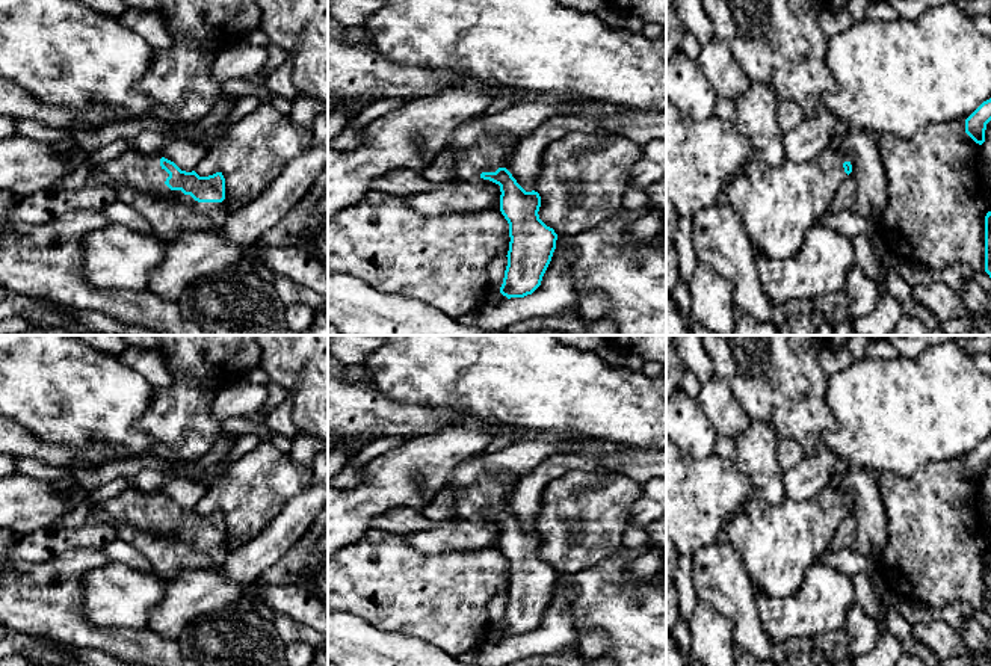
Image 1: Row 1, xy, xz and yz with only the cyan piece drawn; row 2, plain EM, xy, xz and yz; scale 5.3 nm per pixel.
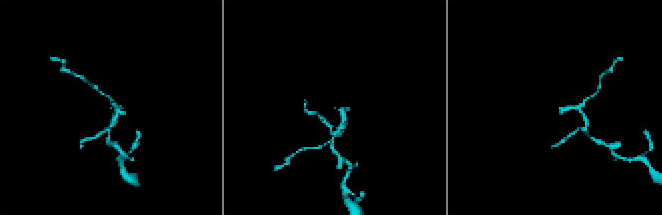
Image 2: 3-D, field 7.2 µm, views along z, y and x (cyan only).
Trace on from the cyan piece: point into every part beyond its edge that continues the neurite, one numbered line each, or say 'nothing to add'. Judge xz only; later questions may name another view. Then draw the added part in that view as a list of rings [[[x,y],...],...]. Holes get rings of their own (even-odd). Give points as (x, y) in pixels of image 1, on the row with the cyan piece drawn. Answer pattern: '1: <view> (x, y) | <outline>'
1: xz (490, 153) | [[[482,134],[479,142],[471,148],[456,148],[450,142],[444,150],[455,156],[455,172],[459,180],[477,180],[492,183],[480,177],[482,172],[496,172],[506,168],[508,159],[520,139],[499,134]]]

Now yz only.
1: yz (777, 206) | [[[825,150],[805,163],[770,166],[749,159],[727,183],[725,193],[755,252],[770,258],[798,254],[805,233],[831,208],[847,178],[843,151]]]

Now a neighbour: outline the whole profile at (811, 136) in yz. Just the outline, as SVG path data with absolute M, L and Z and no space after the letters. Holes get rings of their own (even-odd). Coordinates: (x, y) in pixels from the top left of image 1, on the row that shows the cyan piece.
M829 110L804 118L795 130L784 133L786 160L805 163L829 150L831 131L837 121L838 118Z

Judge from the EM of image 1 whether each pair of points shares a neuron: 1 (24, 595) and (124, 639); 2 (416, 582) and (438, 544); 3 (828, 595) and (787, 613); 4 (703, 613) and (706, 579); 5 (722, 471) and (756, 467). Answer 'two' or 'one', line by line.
1: one
2: two
3: one
4: two
5: two

